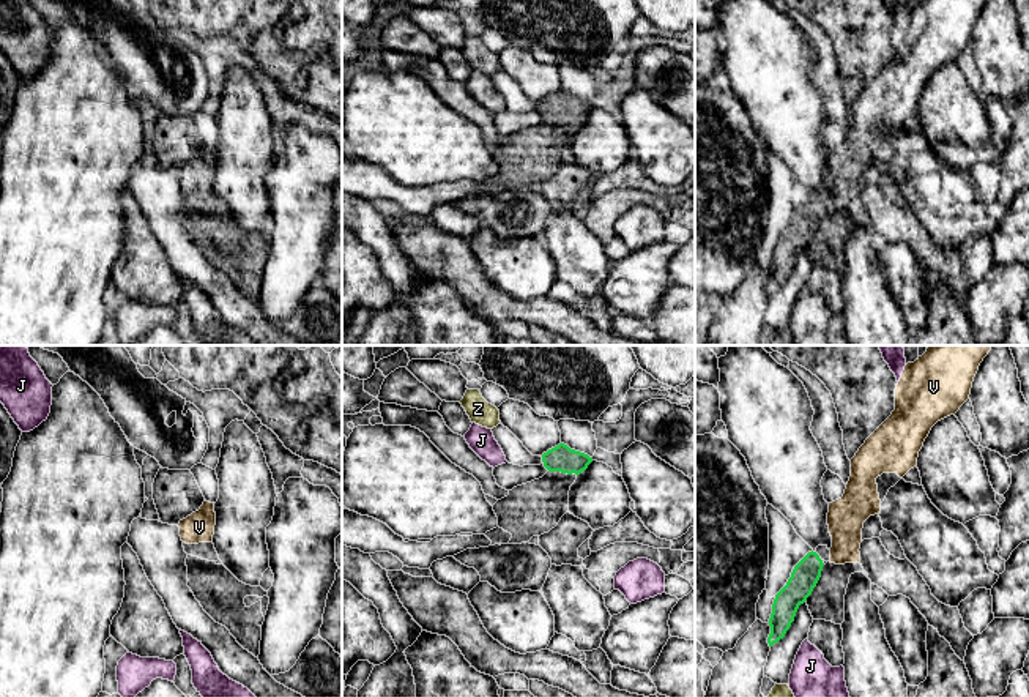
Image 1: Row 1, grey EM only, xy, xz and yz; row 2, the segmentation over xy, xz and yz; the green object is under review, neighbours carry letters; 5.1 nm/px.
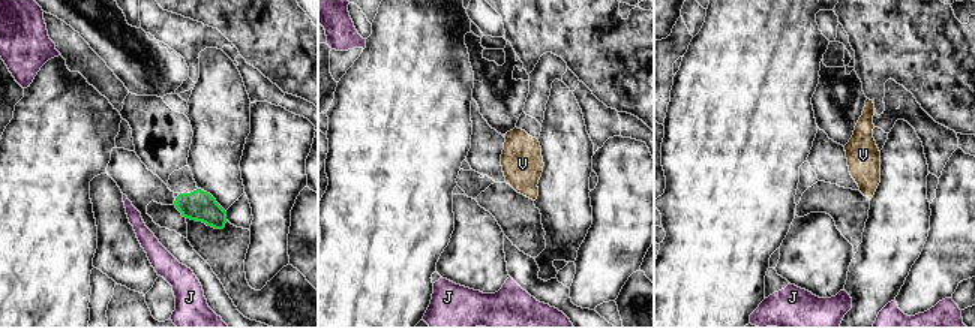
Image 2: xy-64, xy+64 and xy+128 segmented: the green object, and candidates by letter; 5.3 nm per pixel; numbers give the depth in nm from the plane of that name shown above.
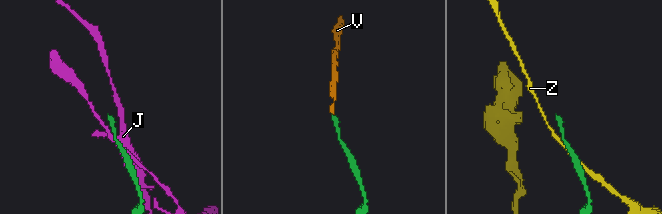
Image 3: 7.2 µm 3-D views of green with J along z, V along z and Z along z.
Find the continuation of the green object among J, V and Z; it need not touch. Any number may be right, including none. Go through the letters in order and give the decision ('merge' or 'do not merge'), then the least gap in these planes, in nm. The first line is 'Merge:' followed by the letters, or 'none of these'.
Merge: V
J: do not merge | 100 nm
V: merge | 40 nm
Z: do not merge | 190 nm

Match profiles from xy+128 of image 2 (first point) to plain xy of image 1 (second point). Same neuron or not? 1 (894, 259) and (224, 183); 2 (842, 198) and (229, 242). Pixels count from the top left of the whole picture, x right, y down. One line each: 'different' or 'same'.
1: same
2: same

